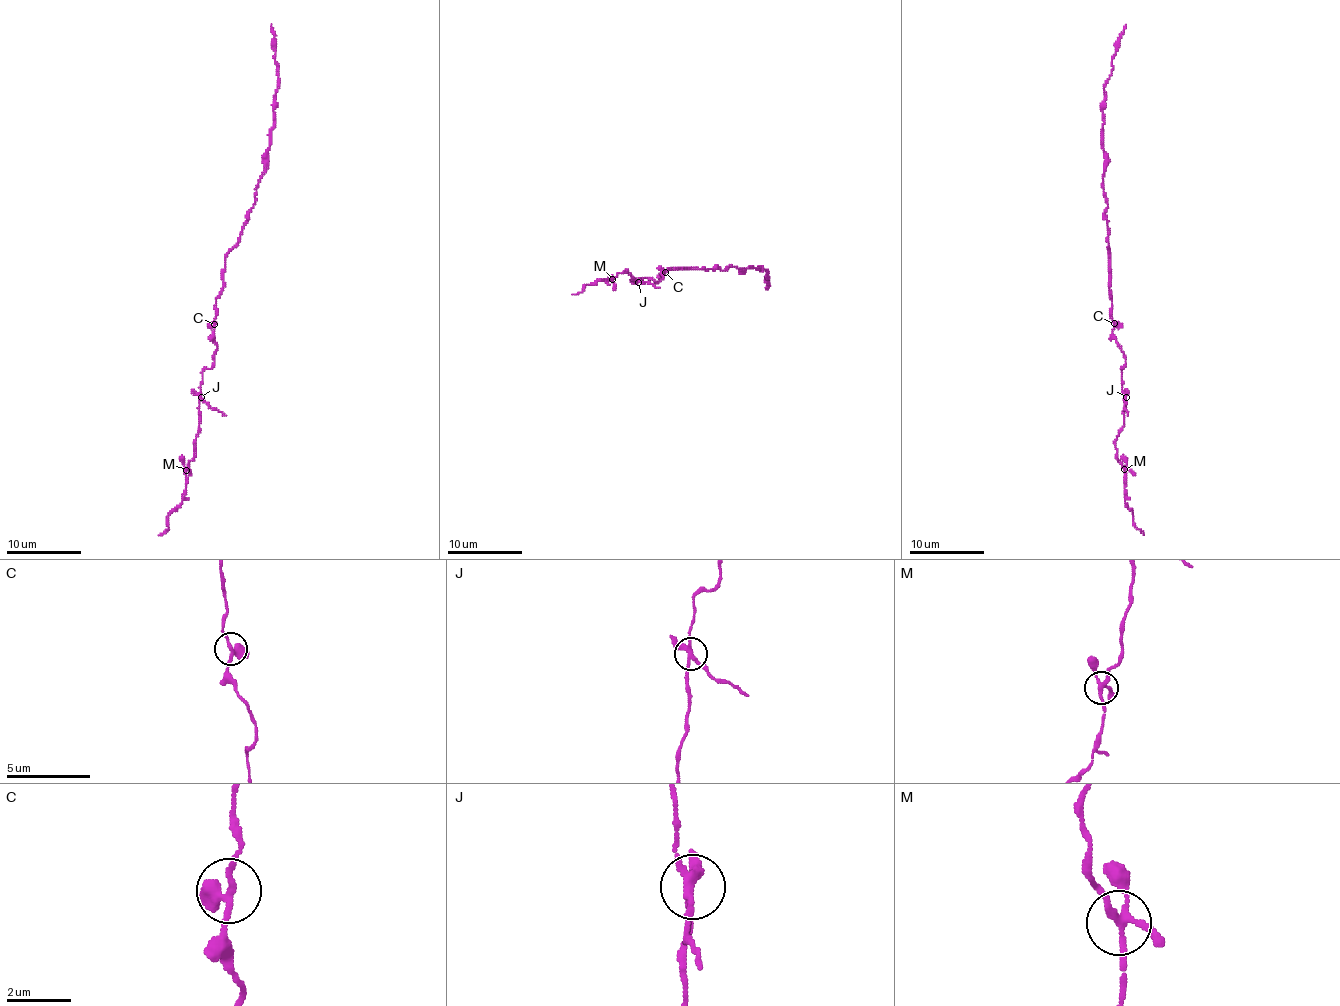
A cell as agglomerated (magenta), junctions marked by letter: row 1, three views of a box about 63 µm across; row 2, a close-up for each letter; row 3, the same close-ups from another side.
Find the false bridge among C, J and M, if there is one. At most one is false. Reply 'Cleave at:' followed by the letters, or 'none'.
Cleave at: J

